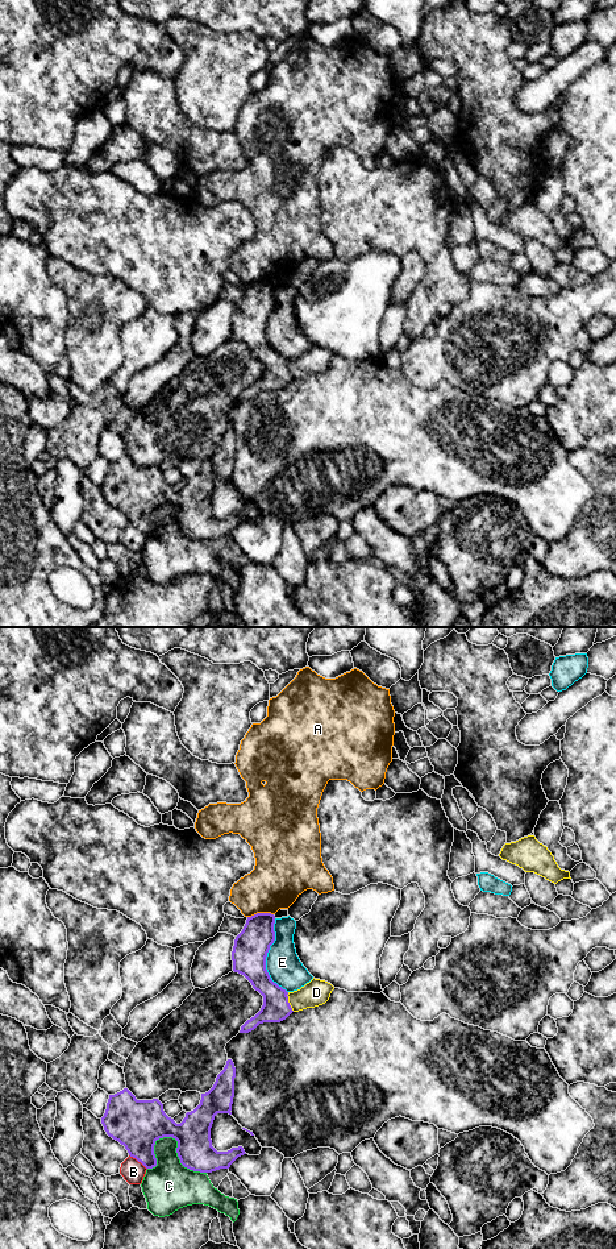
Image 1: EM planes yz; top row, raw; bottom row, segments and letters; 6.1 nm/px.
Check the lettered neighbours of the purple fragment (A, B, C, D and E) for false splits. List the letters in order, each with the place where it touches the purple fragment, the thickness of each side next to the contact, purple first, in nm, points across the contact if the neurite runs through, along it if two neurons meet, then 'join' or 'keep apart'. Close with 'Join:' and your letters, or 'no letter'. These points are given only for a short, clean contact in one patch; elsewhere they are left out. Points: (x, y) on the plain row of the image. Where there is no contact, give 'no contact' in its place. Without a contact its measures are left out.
A: contact yz (259, 281); calibres 220 and 320 nm; keep apart
B: contact yz (138, 528); calibres 300 and 140 nm; keep apart
C: contact yz (177, 519); calibres 240 and 300 nm; keep apart
D: contact yz (287, 369); calibres 170 and 160 nm; keep apart
E: contact yz (266, 323); calibres 220 and 200 nm; keep apart
Join: no letter

